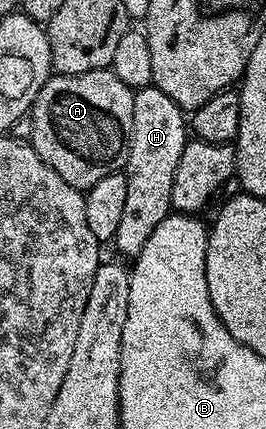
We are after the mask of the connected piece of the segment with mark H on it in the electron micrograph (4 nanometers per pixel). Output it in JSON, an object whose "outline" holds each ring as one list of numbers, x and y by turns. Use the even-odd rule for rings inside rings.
{"outline":[[149,85,135,92,134,121,122,163,122,174,126,177,126,205,122,208,122,219,114,238,114,245,122,254,135,257,142,245,146,245,150,233,154,233,172,211,170,189,174,185,174,169,178,169,178,157,182,157,182,149,189,139,185,112,170,101,162,89]]}

